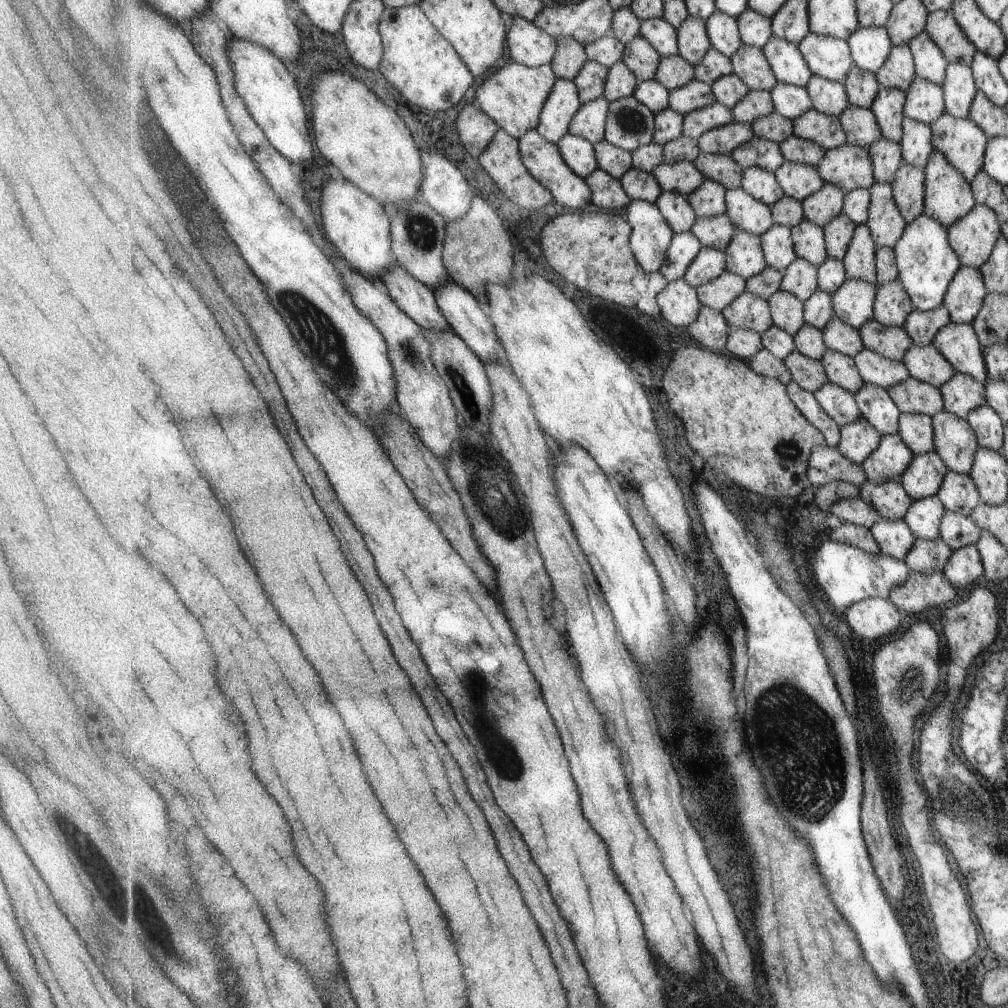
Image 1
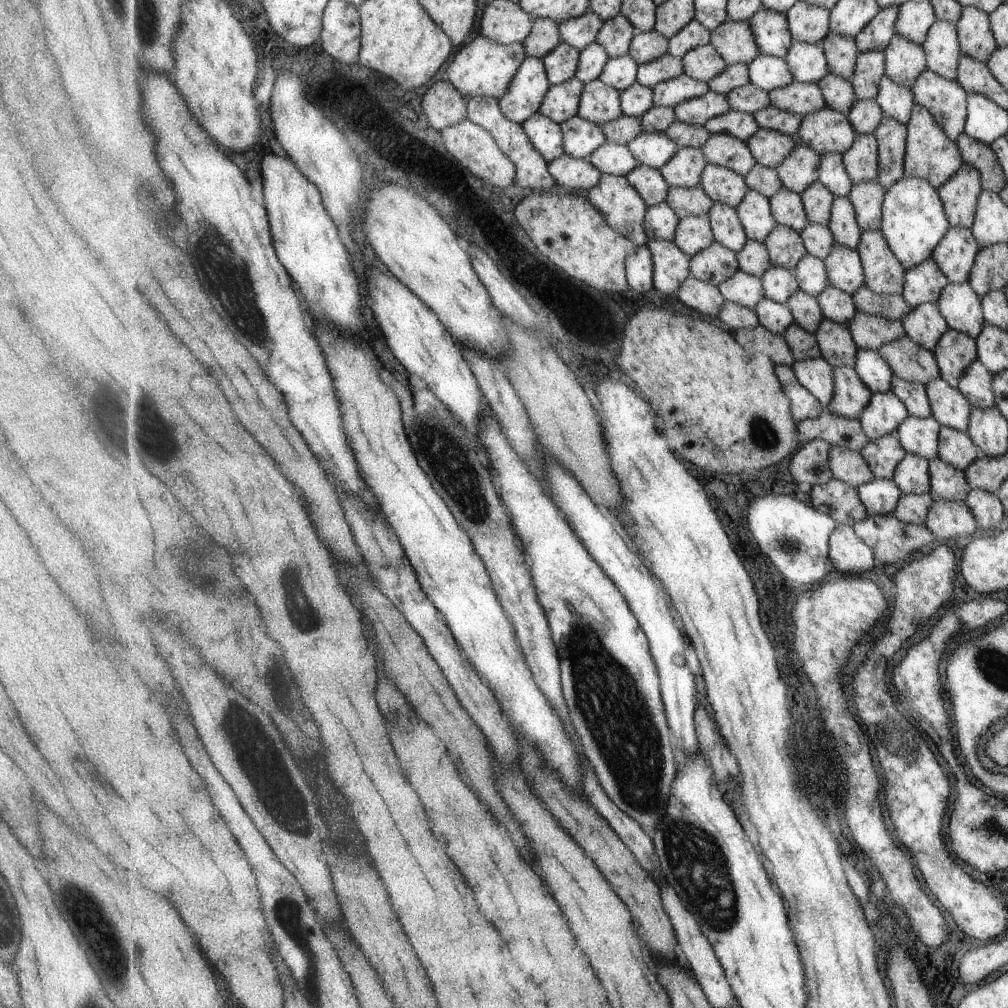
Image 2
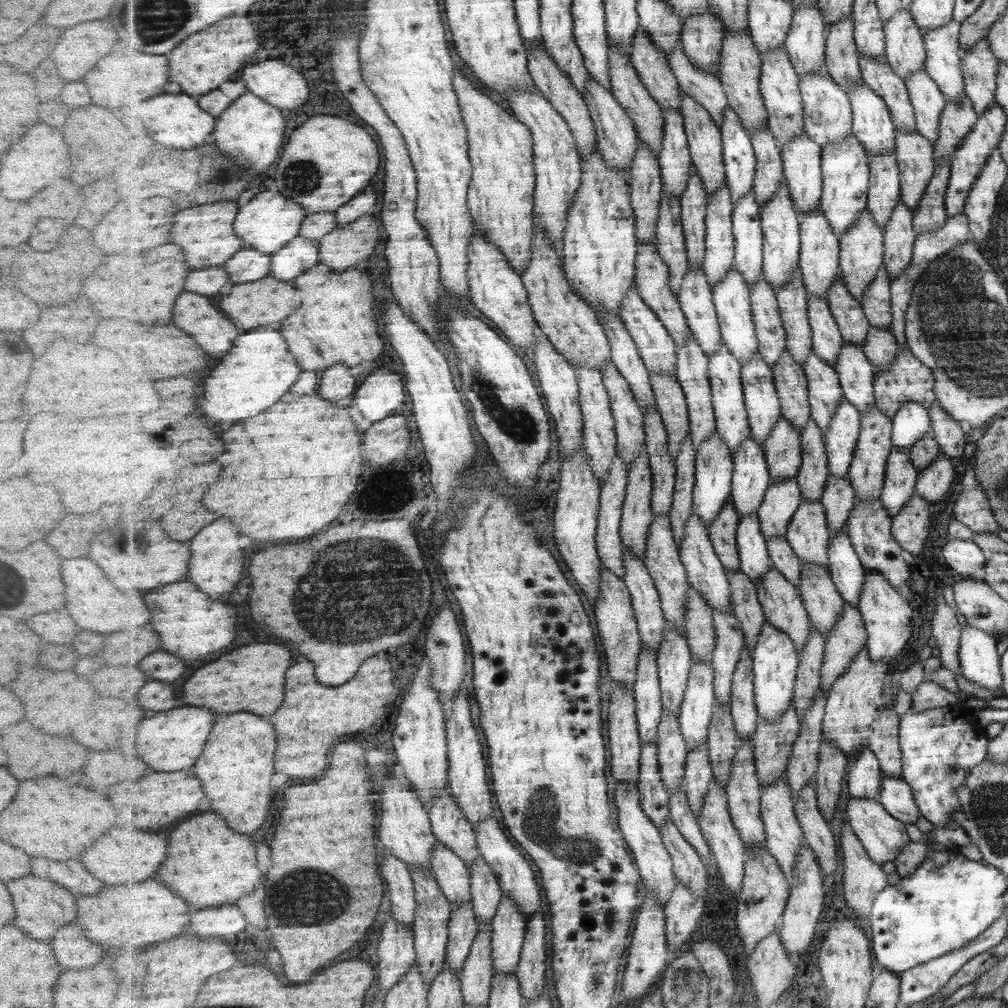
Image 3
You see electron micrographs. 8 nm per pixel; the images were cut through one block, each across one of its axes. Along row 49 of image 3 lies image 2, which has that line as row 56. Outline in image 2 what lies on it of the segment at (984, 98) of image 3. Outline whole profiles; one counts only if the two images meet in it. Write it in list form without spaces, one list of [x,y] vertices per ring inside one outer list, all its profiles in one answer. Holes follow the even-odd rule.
[[[974,6],[963,7],[958,29],[962,54],[987,64],[998,47],[990,14]]]

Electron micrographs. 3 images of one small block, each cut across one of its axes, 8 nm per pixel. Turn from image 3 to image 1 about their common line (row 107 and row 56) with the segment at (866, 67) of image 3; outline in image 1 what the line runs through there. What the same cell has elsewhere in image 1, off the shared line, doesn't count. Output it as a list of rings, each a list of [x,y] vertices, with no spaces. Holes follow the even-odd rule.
[[[907,43],[894,45],[886,64],[876,73],[880,87],[909,91],[917,76],[914,54]]]

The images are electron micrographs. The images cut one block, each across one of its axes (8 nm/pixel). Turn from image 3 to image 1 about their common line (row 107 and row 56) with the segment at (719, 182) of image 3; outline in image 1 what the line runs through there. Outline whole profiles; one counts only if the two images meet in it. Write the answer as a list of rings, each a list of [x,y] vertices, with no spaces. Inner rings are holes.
[[[690,15],[685,23],[677,29],[677,33],[680,56],[693,66],[700,64],[712,48],[706,30],[706,21]]]

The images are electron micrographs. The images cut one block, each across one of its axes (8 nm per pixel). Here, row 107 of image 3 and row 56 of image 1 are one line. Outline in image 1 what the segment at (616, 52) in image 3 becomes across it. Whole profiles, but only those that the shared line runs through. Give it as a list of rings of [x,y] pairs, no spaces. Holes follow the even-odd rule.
[[[639,34],[629,45],[625,45],[624,64],[641,81],[656,80],[661,54],[651,45],[651,42]]]

